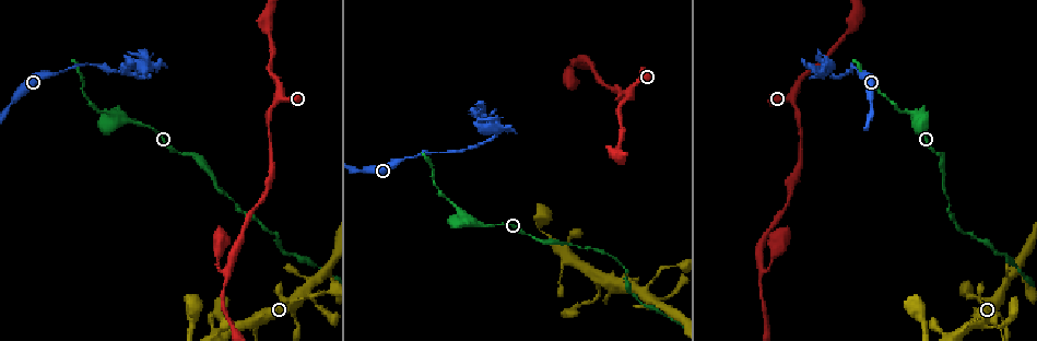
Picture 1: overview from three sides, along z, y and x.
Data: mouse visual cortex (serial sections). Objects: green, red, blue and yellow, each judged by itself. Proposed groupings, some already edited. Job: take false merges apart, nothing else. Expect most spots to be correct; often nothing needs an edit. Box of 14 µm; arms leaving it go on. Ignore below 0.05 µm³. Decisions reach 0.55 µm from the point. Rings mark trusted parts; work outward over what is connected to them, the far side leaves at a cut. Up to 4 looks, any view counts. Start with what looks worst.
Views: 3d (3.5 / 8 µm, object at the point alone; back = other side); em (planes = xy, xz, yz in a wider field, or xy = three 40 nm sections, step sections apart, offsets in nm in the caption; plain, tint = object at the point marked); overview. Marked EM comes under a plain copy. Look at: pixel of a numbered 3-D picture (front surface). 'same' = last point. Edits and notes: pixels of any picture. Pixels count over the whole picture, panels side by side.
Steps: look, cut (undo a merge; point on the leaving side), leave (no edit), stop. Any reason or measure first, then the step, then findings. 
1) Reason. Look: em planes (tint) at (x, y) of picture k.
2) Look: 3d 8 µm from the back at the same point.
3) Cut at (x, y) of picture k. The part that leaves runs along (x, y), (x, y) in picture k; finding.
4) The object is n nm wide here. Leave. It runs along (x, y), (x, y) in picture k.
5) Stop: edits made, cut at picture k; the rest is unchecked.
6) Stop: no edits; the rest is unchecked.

Abrupt turn. Look: 3d 3.5 µm from the back at (578, 62) of picture 1.

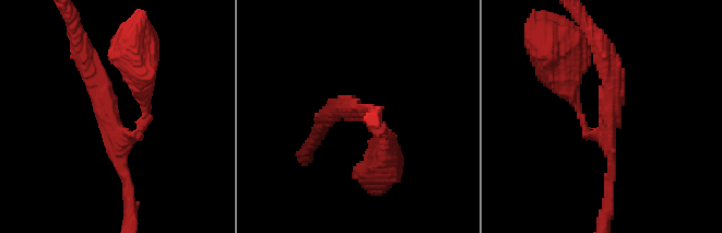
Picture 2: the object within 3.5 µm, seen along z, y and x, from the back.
3 arms meet here; the arms are 100, 150, 300 nm wide; need the tissue. Look: em xy step 1 (tint) at (362, 112) of picture 2.

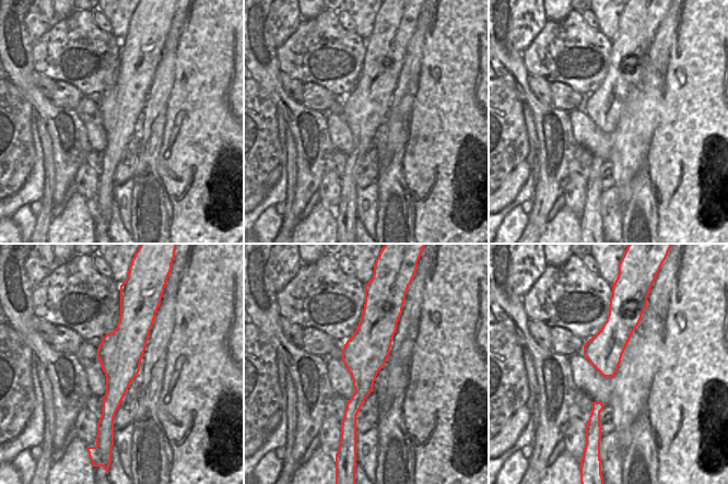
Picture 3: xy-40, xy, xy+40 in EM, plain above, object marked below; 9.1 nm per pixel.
Leave. It runs along (375, 309), (353, 422) in picture 3; continuous, no second cell.

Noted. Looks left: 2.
Sudden change in width. Look: 3d 3.5 µm at (137, 122) of picture 1.

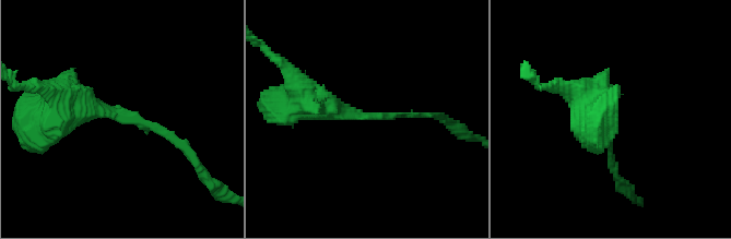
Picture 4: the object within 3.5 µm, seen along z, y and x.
Shape alone is not enough. Look: em xy step 3 (tint) at (366, 115) of picture 4.

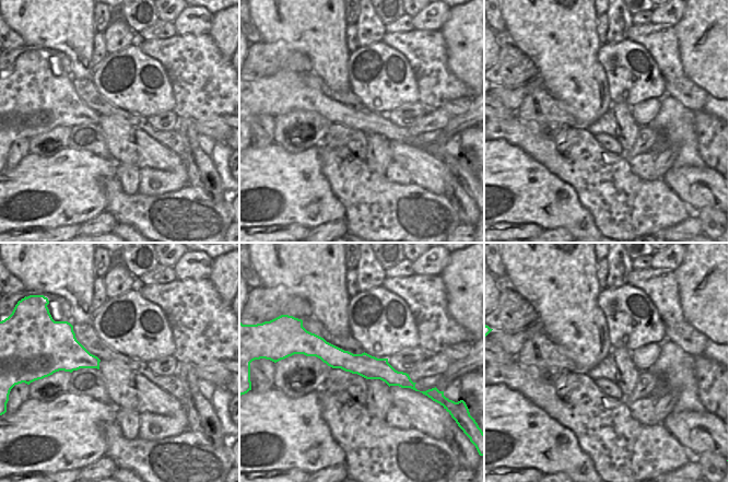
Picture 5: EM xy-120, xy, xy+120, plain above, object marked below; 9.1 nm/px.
The arms are 100, 400 nm wide. Leave. It runs along (306, 352), (380, 368), (412, 385) in picture 5; continuous, no second cell.

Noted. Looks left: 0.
Stop: no edits; the rest is unchecked.

